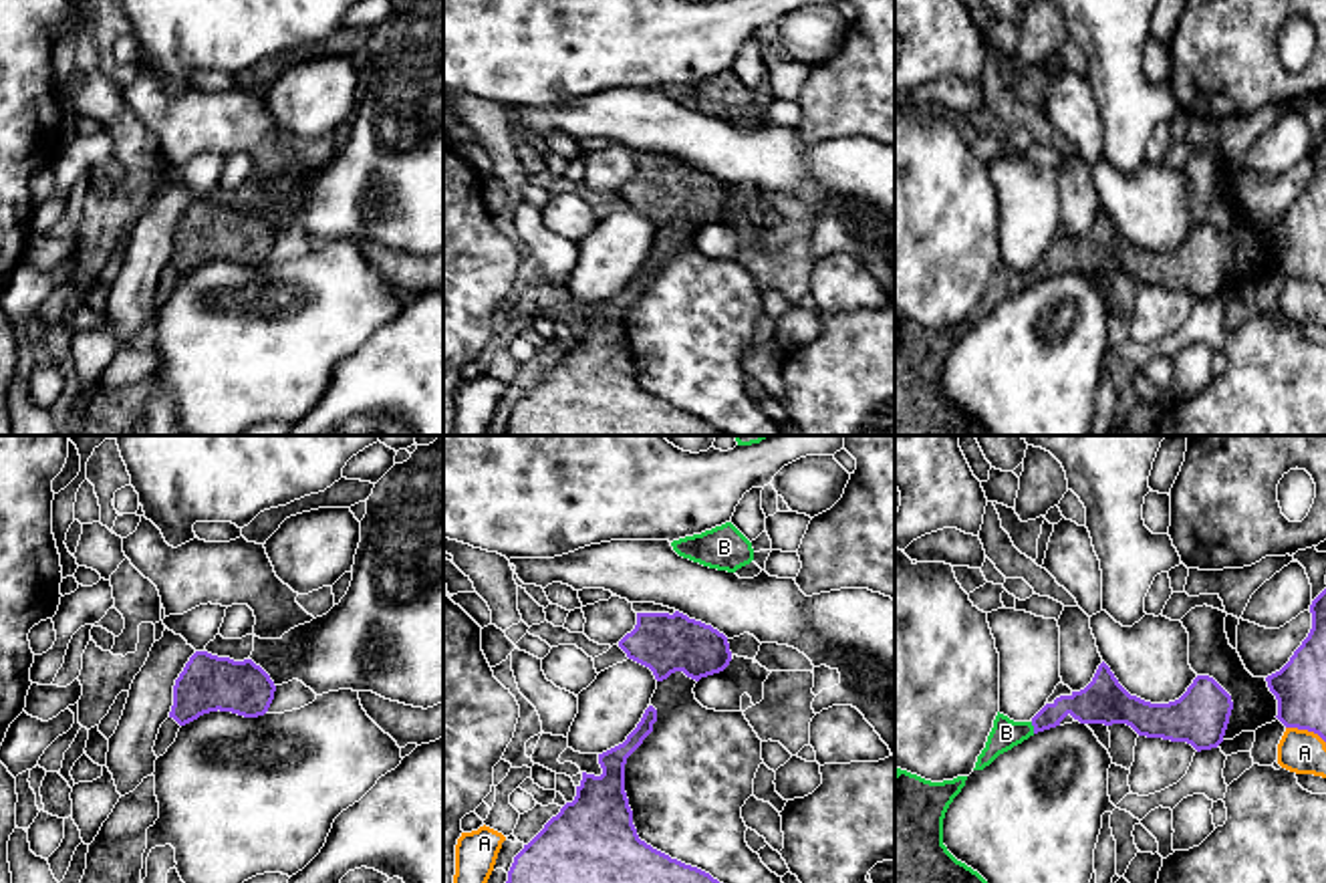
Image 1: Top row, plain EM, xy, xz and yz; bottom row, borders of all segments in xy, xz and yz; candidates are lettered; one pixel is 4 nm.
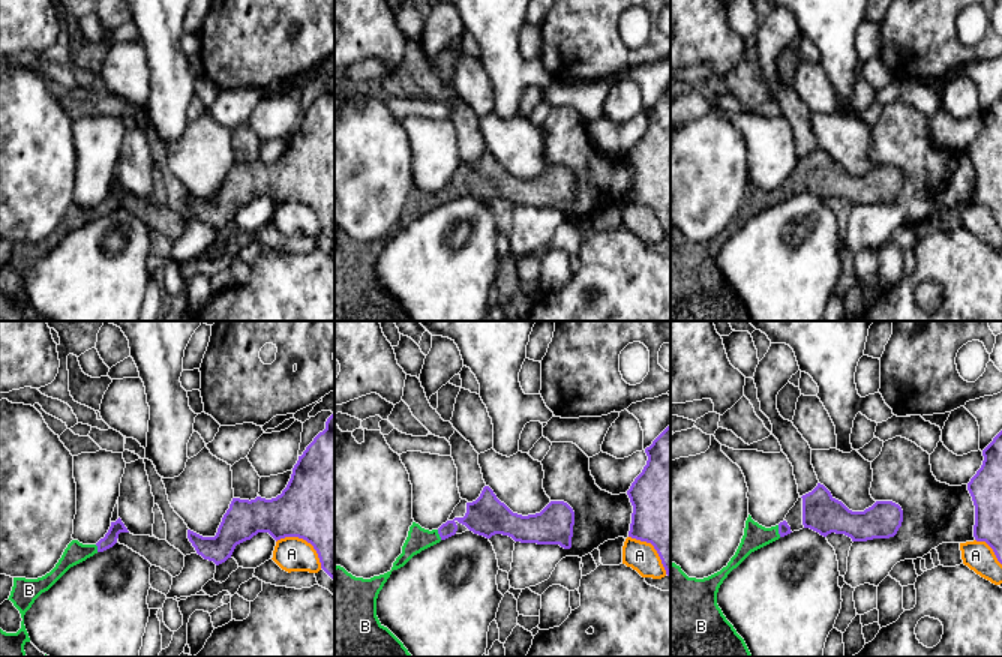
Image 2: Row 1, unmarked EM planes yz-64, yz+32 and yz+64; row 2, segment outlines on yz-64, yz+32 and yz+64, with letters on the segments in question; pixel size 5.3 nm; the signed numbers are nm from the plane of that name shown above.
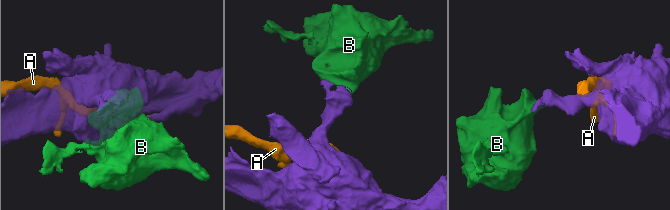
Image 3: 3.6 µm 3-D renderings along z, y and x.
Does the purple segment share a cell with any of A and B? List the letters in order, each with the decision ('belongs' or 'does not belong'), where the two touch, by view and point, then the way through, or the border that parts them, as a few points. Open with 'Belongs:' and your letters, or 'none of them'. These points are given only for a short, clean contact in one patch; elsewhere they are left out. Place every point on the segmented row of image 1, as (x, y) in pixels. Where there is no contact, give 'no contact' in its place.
Belongs: B
A: does not belong | yz (1306, 728)
B: belongs | yz (1034, 728)

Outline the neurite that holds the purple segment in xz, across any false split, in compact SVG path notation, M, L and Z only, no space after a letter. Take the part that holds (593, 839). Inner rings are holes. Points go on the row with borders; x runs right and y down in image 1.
M649 706L627 740L603 754L601 776L582 772L576 796L514 857L506 883L719 883L639 839L625 792L627 758L653 732L657 710Z

